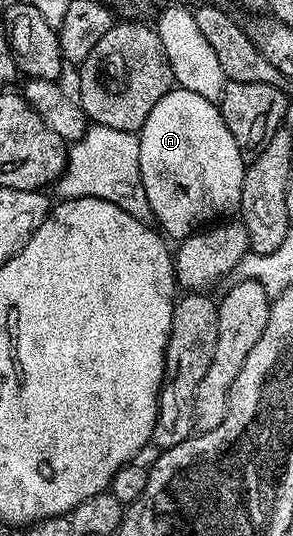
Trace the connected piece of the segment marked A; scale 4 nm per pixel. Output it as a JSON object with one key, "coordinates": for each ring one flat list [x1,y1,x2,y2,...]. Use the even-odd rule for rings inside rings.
{"coordinates":[[172,86,171,91,165,93,165,97,157,101,157,105,153,105,149,117,145,117,145,125,137,134,139,172,145,185,145,197,149,197,154,222,164,236,182,241,188,235,194,235,204,225,230,216,227,214,238,208,245,164,237,149,237,141,233,141,233,133,229,133,229,125,225,125,216,104,205,101,205,97,200,97,197,93,189,93,189,89]]}

